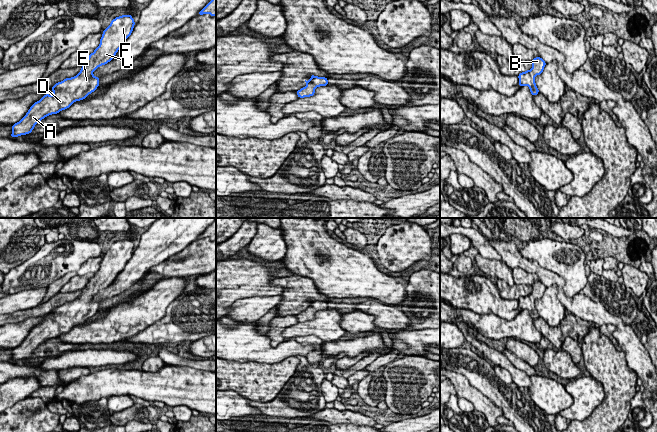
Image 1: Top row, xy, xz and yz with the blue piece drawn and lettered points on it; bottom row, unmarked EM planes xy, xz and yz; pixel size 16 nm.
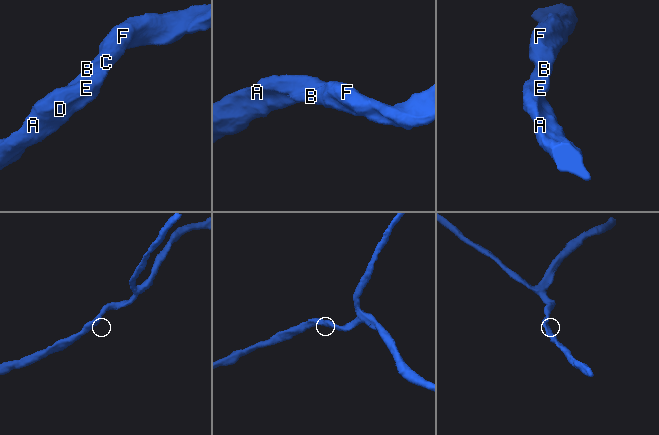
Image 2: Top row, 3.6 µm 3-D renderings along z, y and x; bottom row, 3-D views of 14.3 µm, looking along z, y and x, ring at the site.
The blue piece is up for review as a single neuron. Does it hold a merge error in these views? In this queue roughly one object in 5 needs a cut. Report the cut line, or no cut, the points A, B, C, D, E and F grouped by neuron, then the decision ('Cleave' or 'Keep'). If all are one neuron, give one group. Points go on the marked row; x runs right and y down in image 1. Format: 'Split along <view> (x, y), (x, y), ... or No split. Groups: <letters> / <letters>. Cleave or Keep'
No split. Groups: A B C D E F. Keep

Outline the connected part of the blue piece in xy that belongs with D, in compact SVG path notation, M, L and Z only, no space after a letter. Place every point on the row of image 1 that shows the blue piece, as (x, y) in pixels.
M130 14L114 18L103 31L99 46L89 55L80 72L56 83L51 88L53 95L46 94L35 102L26 115L13 124L11 138L30 134L34 126L45 117L69 108L74 102L83 100L94 92L100 85L100 79L93 72L113 59L131 35L134 25Z

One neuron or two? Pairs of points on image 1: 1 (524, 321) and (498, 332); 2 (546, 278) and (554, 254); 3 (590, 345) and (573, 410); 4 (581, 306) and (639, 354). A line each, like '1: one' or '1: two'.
1: one
2: two
3: two
4: one

